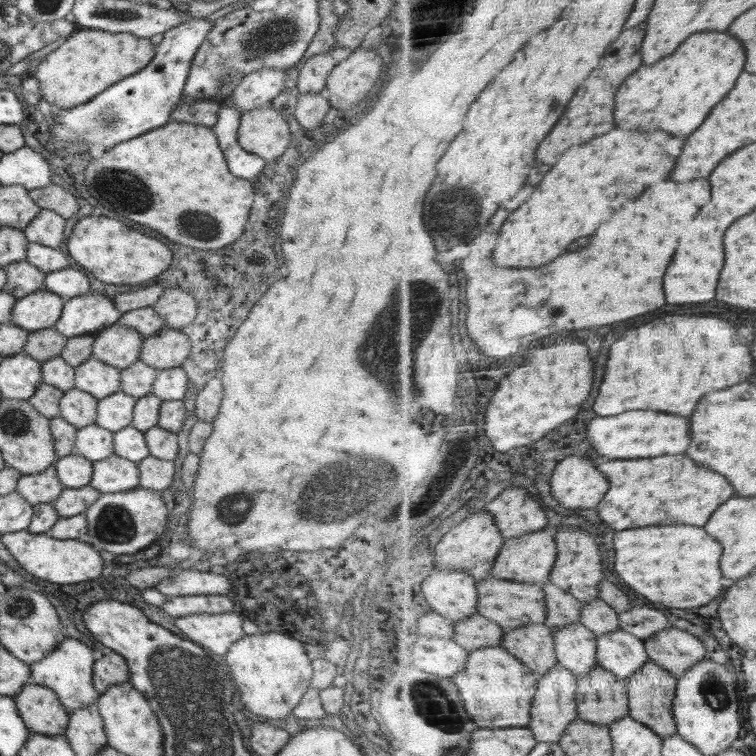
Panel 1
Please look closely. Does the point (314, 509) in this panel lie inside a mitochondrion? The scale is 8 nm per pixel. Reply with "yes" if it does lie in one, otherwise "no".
yes

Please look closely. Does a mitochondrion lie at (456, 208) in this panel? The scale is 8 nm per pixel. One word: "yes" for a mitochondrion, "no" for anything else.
yes

